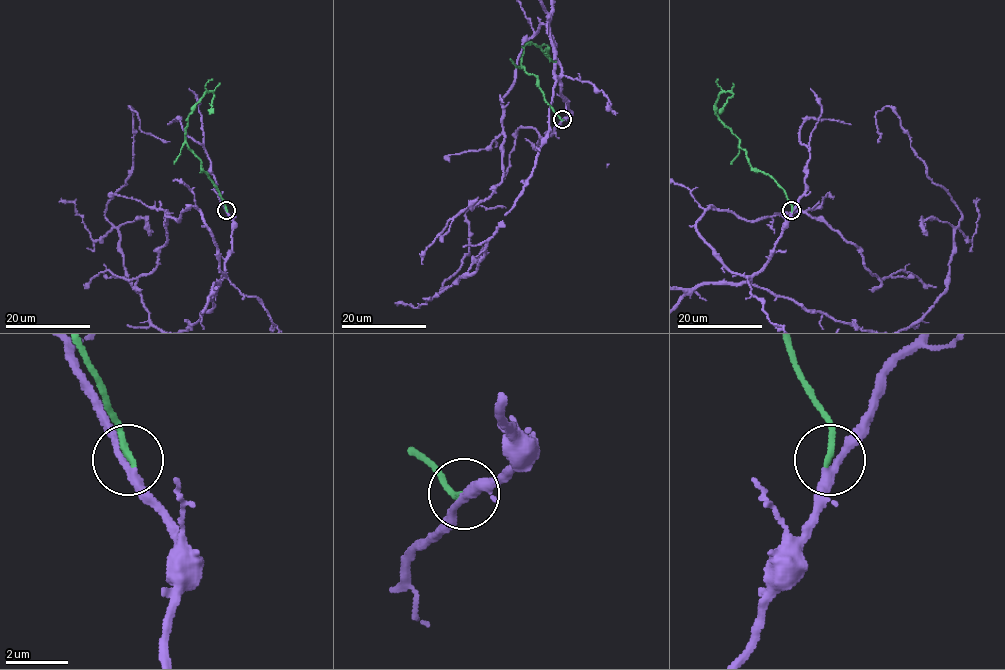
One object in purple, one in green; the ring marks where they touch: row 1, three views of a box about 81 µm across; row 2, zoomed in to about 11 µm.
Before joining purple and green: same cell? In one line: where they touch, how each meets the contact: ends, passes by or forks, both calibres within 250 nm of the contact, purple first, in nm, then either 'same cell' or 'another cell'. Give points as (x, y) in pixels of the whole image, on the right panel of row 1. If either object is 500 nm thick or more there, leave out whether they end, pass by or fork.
(791, 210) | purple passes by | green ends | 280/220 nm | same cell

